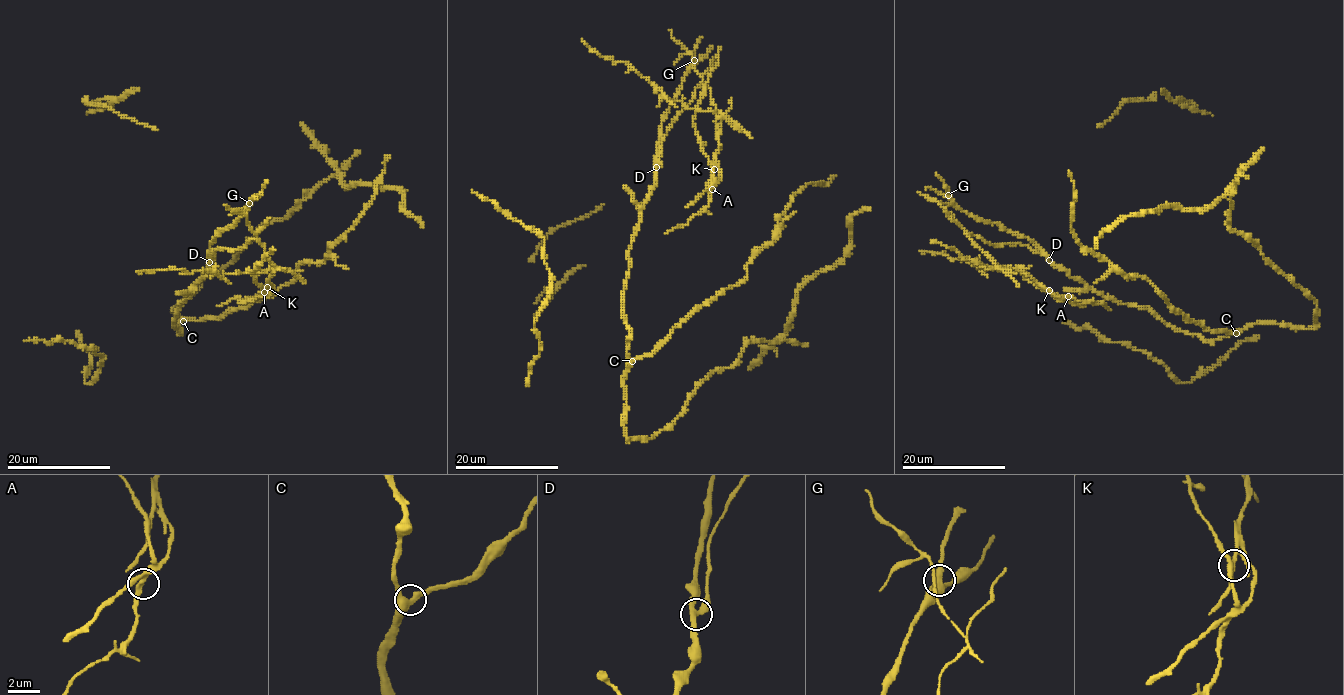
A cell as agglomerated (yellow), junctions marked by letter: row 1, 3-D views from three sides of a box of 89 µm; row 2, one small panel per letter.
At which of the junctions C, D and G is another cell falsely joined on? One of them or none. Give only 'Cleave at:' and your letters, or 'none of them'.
Cleave at: D

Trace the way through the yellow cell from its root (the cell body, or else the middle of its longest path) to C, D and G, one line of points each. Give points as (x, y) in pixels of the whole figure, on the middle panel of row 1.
C: (626, 409), (624, 375), (632, 361)
D: (626, 409), (630, 328), (622, 294), (629, 270), (631, 240), (640, 222), (639, 208), (655, 184), (656, 168)
G: (626, 409), (630, 328), (622, 294), (628, 250), (639, 208), (655, 184), (662, 119), (694, 60)

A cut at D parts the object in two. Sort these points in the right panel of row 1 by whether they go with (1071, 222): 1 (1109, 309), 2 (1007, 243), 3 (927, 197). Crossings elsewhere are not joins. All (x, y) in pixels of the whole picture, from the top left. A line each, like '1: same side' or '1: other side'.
1: other side
2: other side
3: other side

